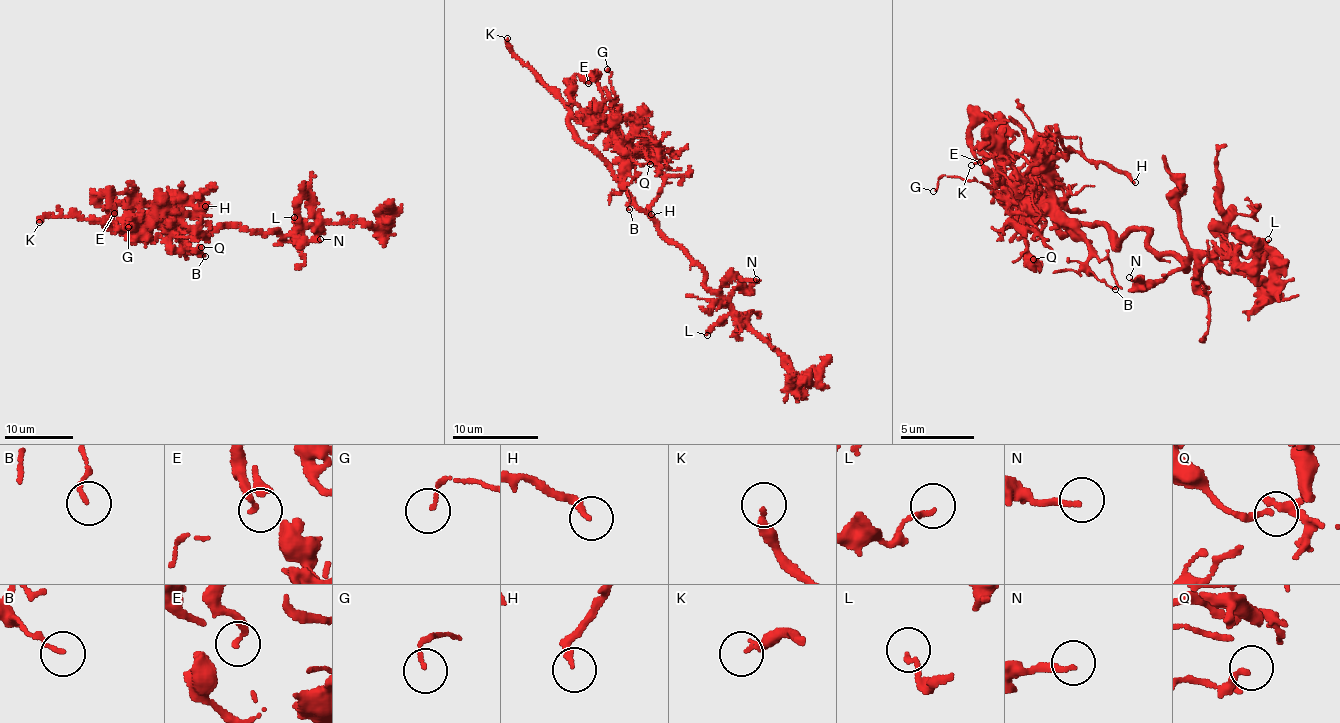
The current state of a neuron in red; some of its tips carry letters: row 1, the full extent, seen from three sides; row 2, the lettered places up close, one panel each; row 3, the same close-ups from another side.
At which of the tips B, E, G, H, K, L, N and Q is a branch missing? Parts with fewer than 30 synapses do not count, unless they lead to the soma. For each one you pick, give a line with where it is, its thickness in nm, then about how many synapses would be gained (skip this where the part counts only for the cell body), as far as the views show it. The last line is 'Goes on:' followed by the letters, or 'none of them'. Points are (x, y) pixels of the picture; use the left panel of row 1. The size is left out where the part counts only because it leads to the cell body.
K: place (39, 222); calibre 200 nm
Goes on: K

